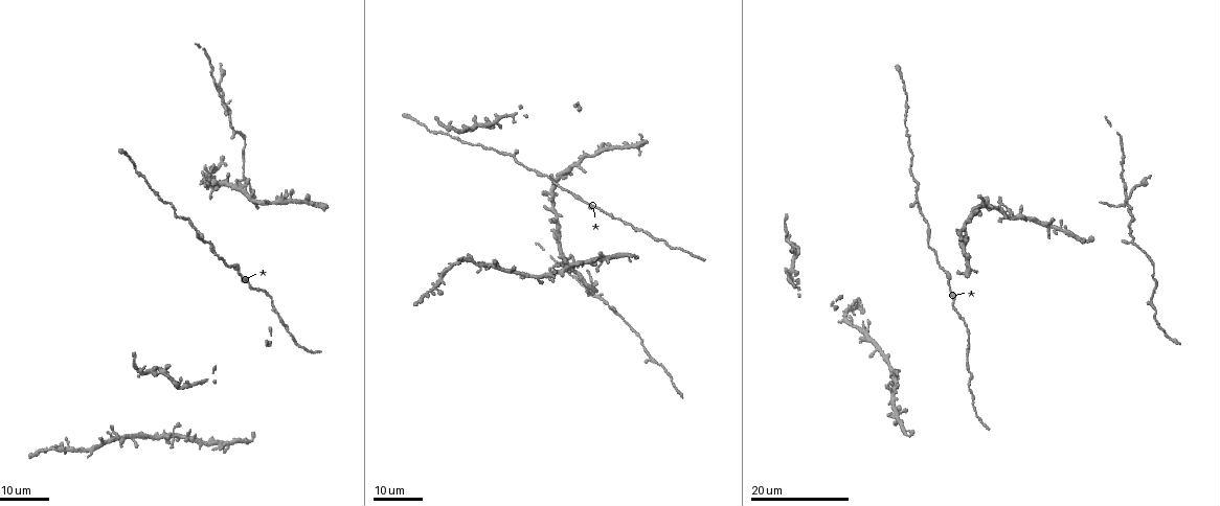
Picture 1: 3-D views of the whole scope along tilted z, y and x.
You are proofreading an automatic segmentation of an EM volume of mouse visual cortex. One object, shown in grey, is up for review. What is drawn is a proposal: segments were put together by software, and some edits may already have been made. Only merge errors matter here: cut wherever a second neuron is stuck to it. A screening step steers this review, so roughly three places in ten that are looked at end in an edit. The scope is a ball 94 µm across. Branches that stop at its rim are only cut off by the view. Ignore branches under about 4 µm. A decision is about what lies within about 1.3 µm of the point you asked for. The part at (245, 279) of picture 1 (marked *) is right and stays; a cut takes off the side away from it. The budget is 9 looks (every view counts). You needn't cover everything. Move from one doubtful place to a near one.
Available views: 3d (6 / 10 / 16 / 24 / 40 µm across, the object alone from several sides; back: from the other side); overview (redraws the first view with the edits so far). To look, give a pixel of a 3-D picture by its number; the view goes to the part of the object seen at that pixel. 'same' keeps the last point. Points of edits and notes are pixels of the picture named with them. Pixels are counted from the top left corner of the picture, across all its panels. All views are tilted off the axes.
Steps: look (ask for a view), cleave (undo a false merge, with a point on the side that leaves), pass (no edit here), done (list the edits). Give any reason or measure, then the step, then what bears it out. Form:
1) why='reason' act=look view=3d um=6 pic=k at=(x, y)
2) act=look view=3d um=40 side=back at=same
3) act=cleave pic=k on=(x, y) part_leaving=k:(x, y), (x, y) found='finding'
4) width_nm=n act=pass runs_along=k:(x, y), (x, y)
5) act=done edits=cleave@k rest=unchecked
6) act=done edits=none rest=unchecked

why='three-way junction' act=look view=3d um=16 pic=1 at=(619, 313)

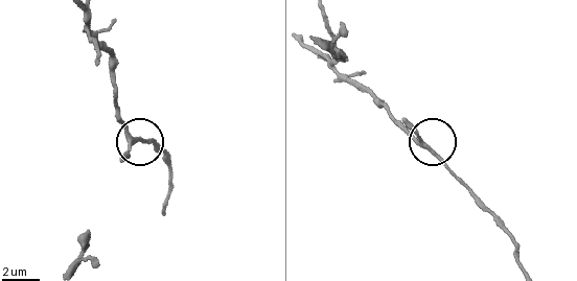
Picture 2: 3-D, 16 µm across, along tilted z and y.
act=look view=3d um=6 pic=2 at=(130, 138)

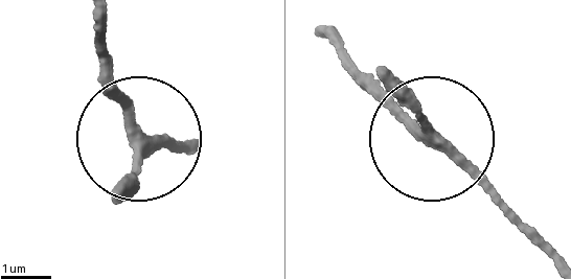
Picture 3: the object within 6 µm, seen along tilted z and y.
side_arm_um=30 act=pass found='continuous, no second neuron'

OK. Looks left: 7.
act=look view=3d um=24 pic=1 at=(1125, 201)

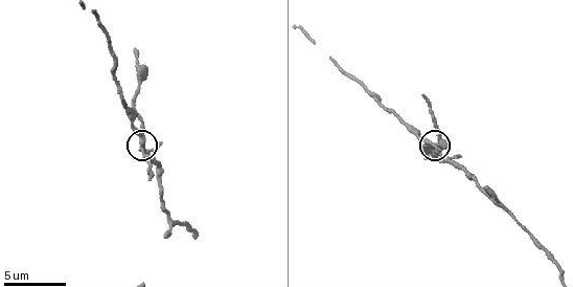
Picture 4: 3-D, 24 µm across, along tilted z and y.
why='zoom in' act=look view=3d um=6 at=same

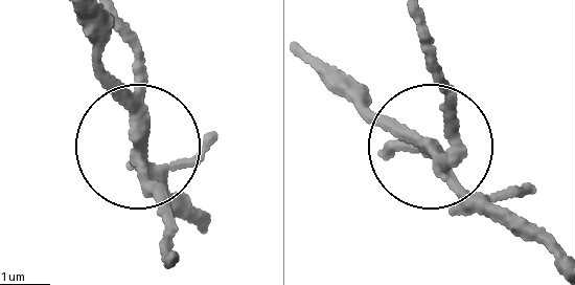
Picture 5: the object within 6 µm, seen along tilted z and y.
width_nm=230 act=cleave pic=5 on=(156, 198) part_leaving=5:(133, 127), (139, 78), (125, 19) found='two neurons meet here'

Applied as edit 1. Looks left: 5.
act=look view=3d um=24 pic=1 at=(210, 240)

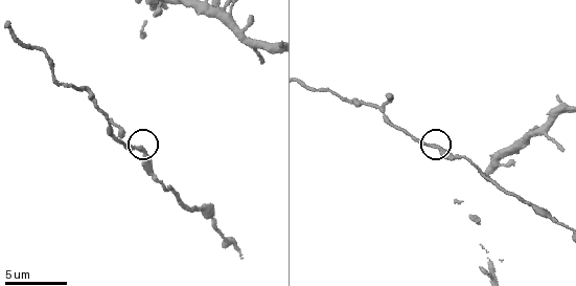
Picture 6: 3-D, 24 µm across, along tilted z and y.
act=look view=3d um=6 pic=6 at=(140, 146)

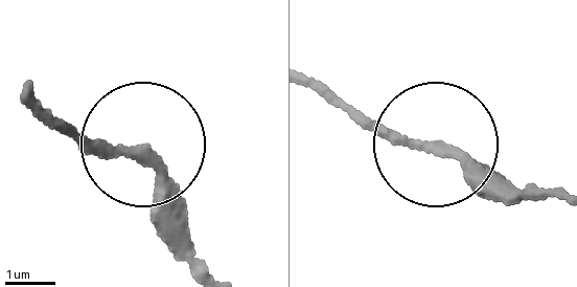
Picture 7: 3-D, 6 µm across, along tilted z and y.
side_arm_um=51 act=pass found='one neuron here'

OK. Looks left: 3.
why='three arms meet' act=look view=3d um=6 pic=6 at=(242, 33)

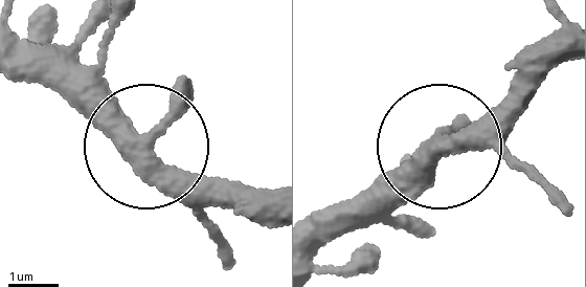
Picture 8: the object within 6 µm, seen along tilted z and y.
act=look view=3d um=6 side=back pic=8 at=(143, 151)

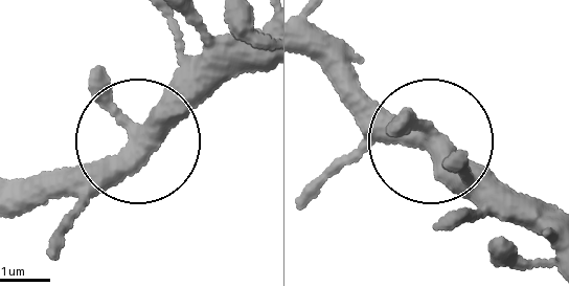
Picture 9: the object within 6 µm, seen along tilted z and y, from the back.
width_nm=370 act=pass found='all the same neuron'

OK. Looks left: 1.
why='small branch off a trunk' act=look view=3d um=10 pic=6 at=(110, 124)

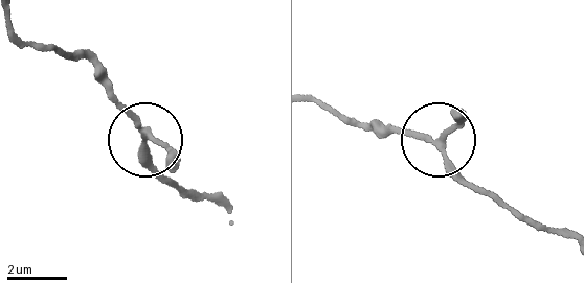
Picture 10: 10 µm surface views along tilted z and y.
side_arm_um=32 act=pass runs_along=10:(217, 205), (159, 172), (135, 115), (100, 85) found='all the same neuron'

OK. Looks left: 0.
act=done edits=cleave@5 rest=unchecked

